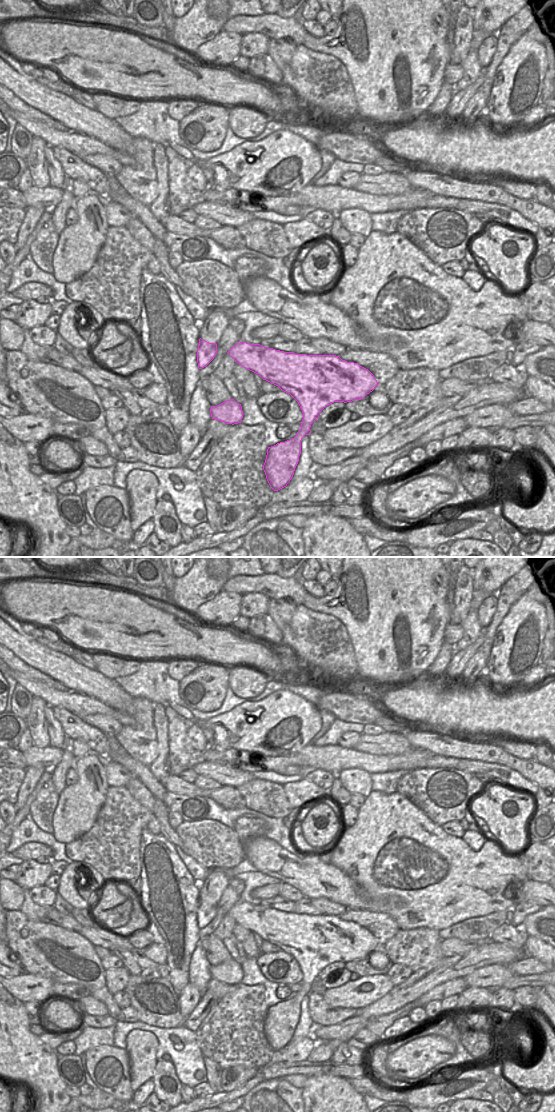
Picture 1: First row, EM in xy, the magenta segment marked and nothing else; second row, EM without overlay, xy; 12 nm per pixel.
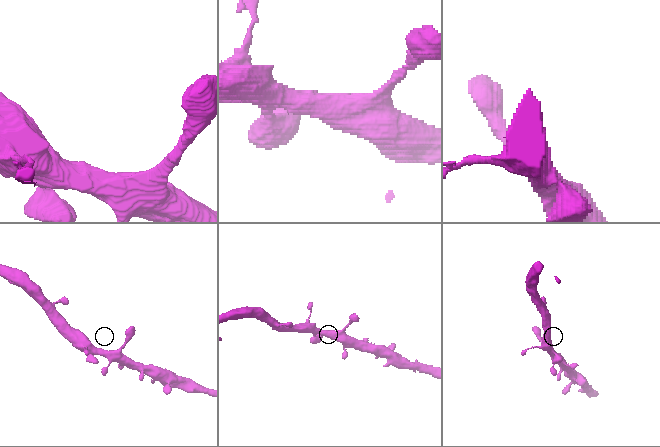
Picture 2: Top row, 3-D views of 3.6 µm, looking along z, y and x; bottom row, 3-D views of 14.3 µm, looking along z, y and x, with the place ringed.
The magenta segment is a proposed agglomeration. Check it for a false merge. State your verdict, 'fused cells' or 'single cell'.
single cell

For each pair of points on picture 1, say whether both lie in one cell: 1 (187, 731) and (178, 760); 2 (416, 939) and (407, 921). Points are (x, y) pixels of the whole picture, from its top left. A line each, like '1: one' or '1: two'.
1: one
2: two

